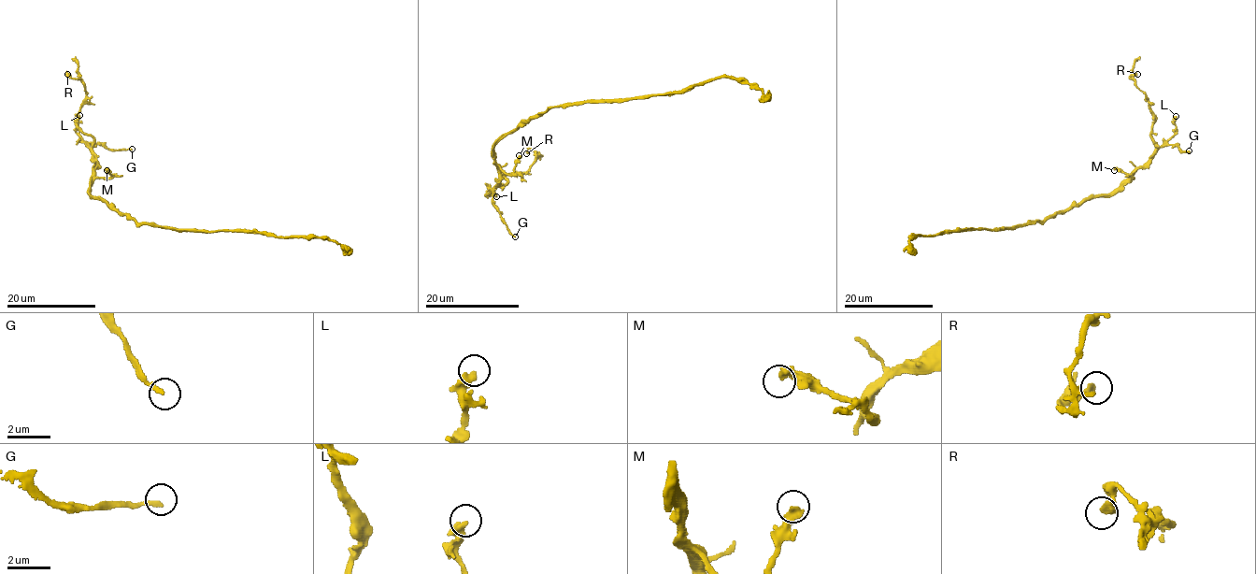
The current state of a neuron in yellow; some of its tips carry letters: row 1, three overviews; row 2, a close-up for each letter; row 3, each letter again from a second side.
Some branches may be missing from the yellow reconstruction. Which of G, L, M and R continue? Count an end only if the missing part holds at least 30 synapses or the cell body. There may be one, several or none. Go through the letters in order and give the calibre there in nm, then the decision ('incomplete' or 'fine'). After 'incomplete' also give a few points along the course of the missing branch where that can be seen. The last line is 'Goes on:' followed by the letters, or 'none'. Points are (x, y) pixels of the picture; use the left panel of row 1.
G: 190 nm | incomplete | (132, 149), (150, 152), (152, 149), (146, 143), (150, 150)
L: 400 nm | fine
M: 320 nm | fine
R: 260 nm | fine
Goes on: G

